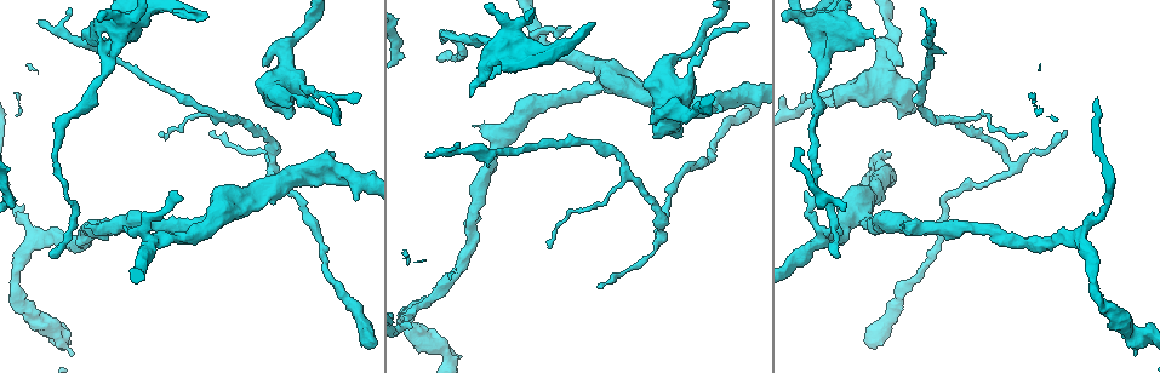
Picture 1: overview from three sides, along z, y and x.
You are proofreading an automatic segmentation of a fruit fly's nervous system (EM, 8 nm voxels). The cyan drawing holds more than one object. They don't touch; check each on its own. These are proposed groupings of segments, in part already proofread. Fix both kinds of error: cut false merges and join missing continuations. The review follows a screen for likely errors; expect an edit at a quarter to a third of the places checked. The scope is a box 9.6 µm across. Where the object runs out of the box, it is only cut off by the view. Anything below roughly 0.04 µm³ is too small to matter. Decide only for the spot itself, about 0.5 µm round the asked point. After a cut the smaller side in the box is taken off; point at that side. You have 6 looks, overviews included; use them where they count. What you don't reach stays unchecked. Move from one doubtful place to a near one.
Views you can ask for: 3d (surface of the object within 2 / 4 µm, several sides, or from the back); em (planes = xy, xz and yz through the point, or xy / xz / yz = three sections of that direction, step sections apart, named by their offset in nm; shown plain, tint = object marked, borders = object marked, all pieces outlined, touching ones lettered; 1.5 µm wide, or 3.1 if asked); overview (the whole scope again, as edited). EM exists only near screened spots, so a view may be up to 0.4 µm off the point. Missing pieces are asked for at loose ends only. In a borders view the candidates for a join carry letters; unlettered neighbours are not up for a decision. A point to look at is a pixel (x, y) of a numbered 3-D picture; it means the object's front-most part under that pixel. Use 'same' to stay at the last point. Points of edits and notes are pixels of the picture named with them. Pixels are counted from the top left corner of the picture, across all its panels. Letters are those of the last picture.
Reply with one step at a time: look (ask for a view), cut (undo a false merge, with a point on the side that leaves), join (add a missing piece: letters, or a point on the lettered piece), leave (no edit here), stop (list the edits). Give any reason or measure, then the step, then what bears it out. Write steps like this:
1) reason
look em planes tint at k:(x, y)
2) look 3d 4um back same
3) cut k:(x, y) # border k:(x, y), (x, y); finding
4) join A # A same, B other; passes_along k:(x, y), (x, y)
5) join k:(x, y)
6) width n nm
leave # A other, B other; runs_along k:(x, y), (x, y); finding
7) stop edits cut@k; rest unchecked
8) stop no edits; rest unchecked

calibre changes
look em planes borders at 1:(1101, 306)

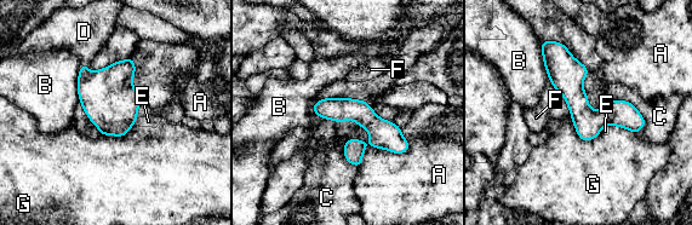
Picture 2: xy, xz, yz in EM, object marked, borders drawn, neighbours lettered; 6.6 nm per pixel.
leave # A other, B other, C other, D other, E other, F other, G other; runs_along 2:(555, 46), (592, 116), (641, 123); continuous, no second neuron

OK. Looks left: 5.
abrupt turn
look em yz step 4 tint at 1:(1014, 169)

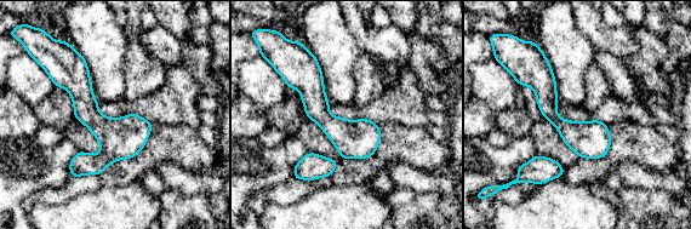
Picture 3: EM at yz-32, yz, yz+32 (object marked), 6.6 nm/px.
another direction
look em planes borders same

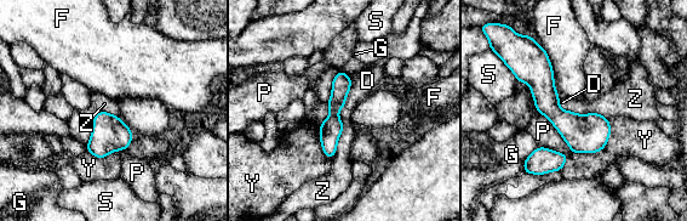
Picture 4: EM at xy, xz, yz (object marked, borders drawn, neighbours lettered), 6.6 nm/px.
leave # D other, F other, G other, P other, S other, Y other, Z other; one neuron here

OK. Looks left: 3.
end of a long branch
look em planes borders at 1:(361, 94)

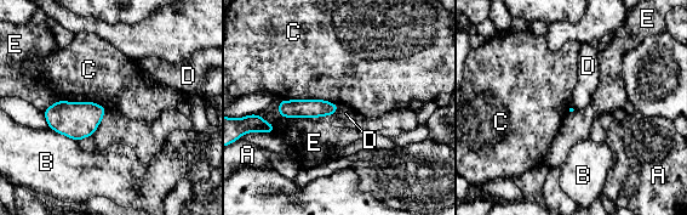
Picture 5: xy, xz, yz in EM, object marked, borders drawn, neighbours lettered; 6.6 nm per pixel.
leave # A other, B other, C other, D other, E other; no lettered piece goes on from it

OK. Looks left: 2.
stop no edits; rest unchecked

